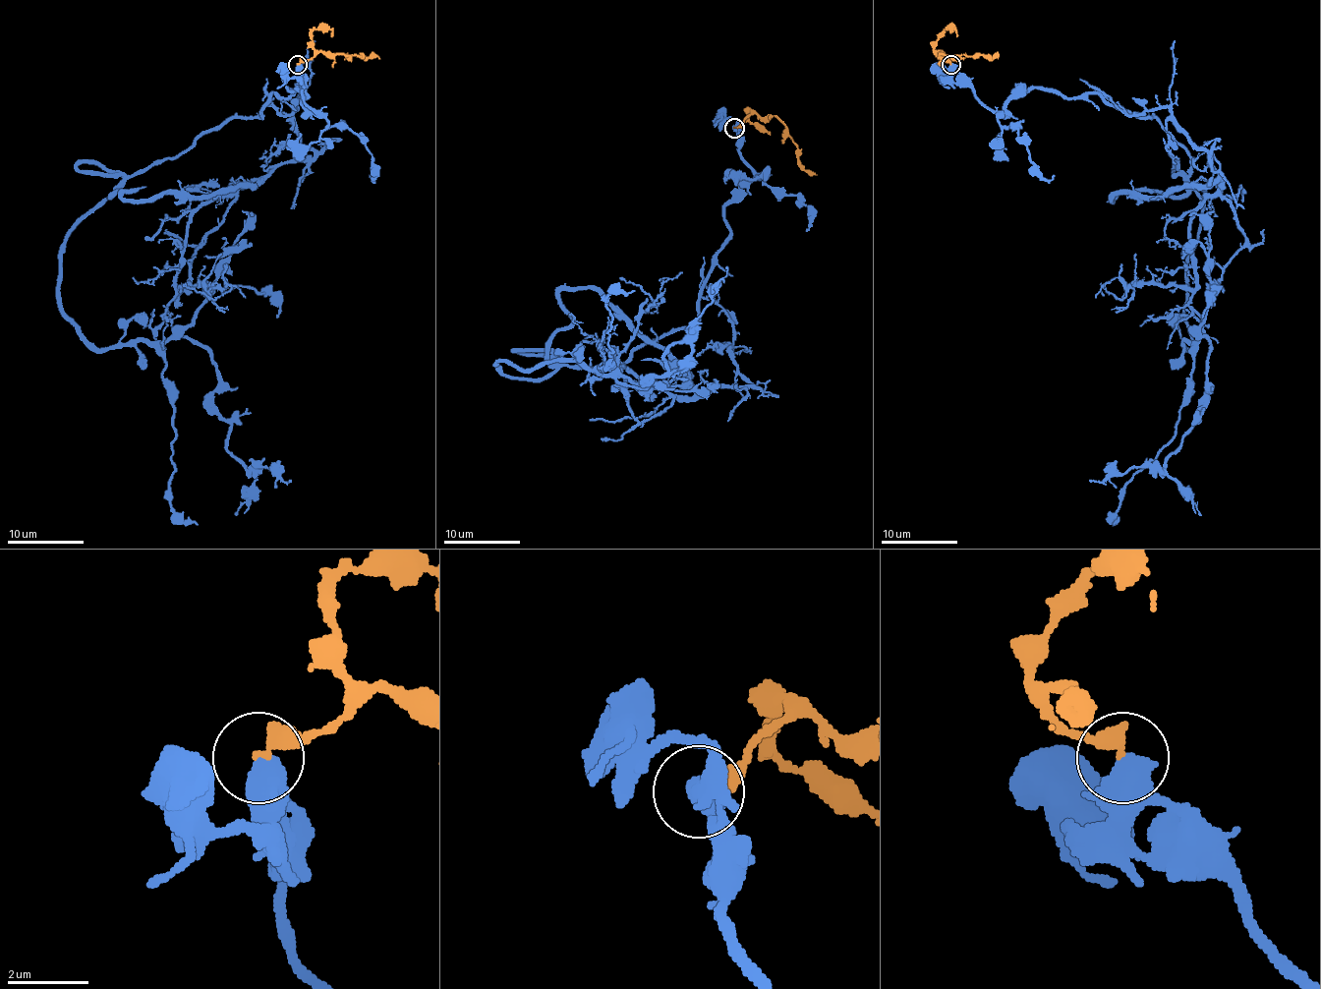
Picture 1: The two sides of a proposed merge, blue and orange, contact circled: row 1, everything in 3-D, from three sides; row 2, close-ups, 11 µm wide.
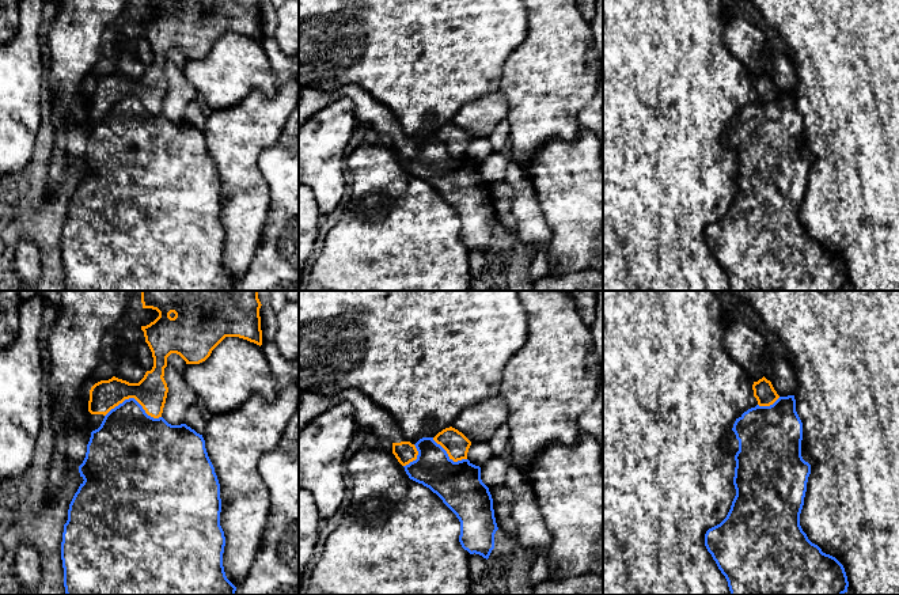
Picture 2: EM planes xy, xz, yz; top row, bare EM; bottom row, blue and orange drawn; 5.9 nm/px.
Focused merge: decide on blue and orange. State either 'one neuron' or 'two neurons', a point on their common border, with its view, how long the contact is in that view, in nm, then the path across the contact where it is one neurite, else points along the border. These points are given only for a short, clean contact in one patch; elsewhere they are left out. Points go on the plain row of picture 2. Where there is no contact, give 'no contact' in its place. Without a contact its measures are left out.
two neurons; contact xy (133, 94); length 340 nm; border xy (105, 112), (125, 95), (133, 94), (148, 110), (160, 113)

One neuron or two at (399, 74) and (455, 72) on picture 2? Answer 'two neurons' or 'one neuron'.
one neuron

